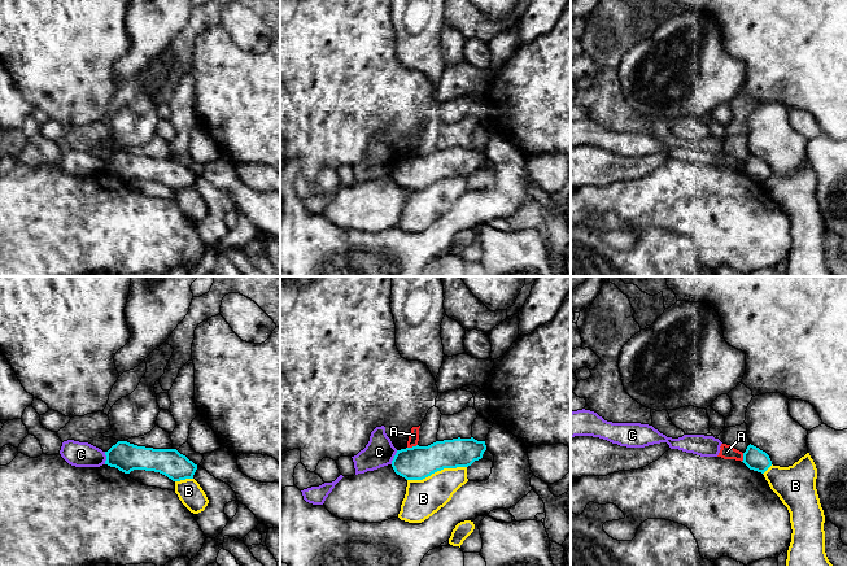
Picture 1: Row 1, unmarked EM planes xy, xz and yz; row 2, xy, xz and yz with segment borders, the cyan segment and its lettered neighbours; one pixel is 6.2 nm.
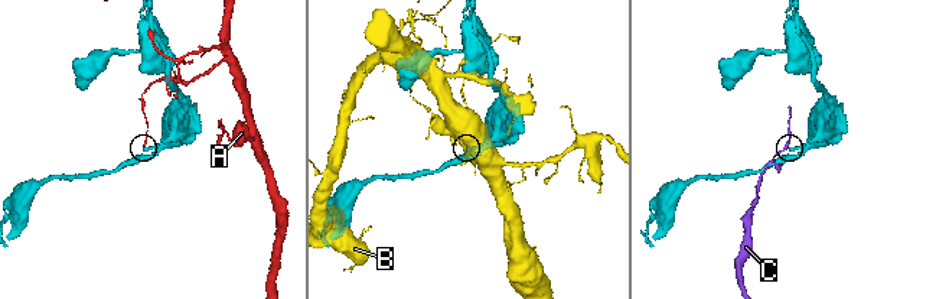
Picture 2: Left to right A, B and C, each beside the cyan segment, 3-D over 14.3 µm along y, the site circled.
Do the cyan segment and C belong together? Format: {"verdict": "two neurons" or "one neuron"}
{"verdict": "two neurons"}

